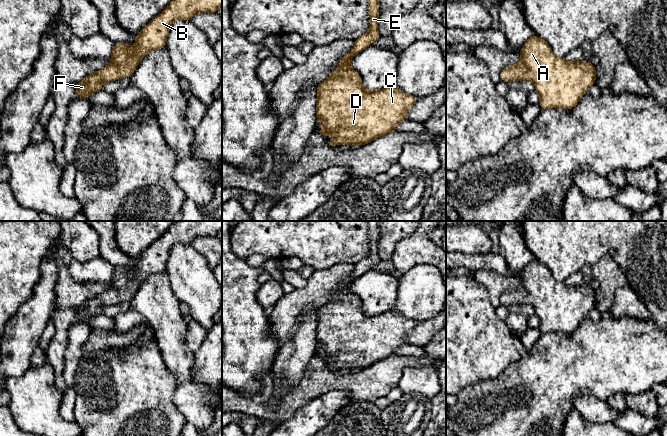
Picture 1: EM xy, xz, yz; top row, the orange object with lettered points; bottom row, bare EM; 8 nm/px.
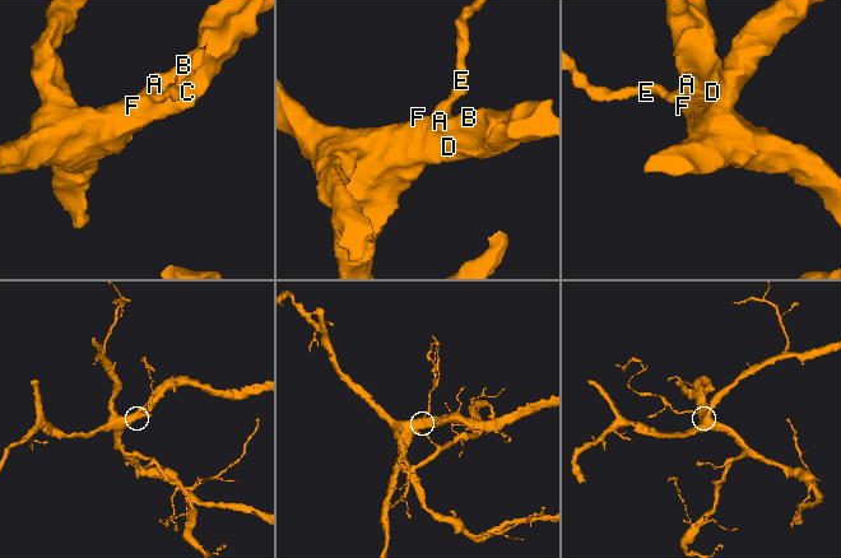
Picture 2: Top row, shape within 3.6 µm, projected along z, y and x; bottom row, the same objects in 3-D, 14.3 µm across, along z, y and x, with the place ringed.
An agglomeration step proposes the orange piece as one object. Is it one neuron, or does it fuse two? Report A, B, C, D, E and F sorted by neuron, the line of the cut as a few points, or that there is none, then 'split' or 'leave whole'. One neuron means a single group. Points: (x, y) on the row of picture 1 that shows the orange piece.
groups A B C D E F; cut none; leave whole

